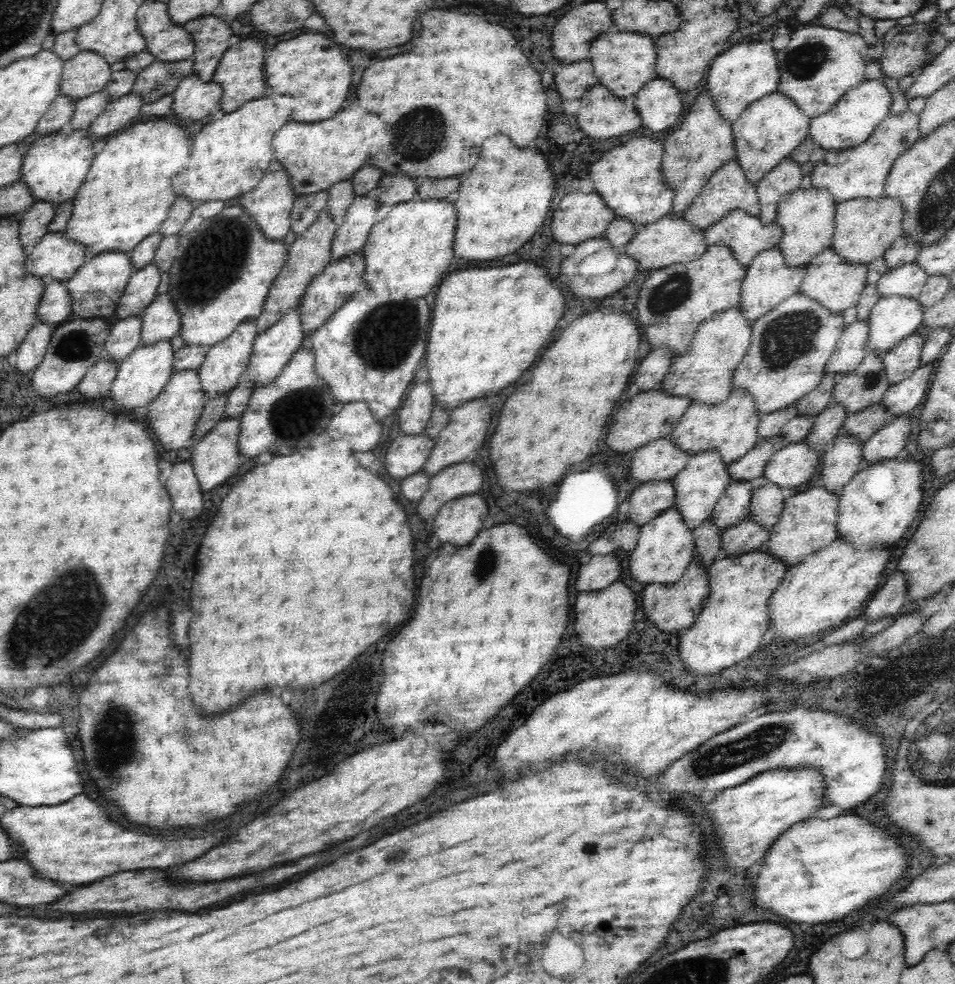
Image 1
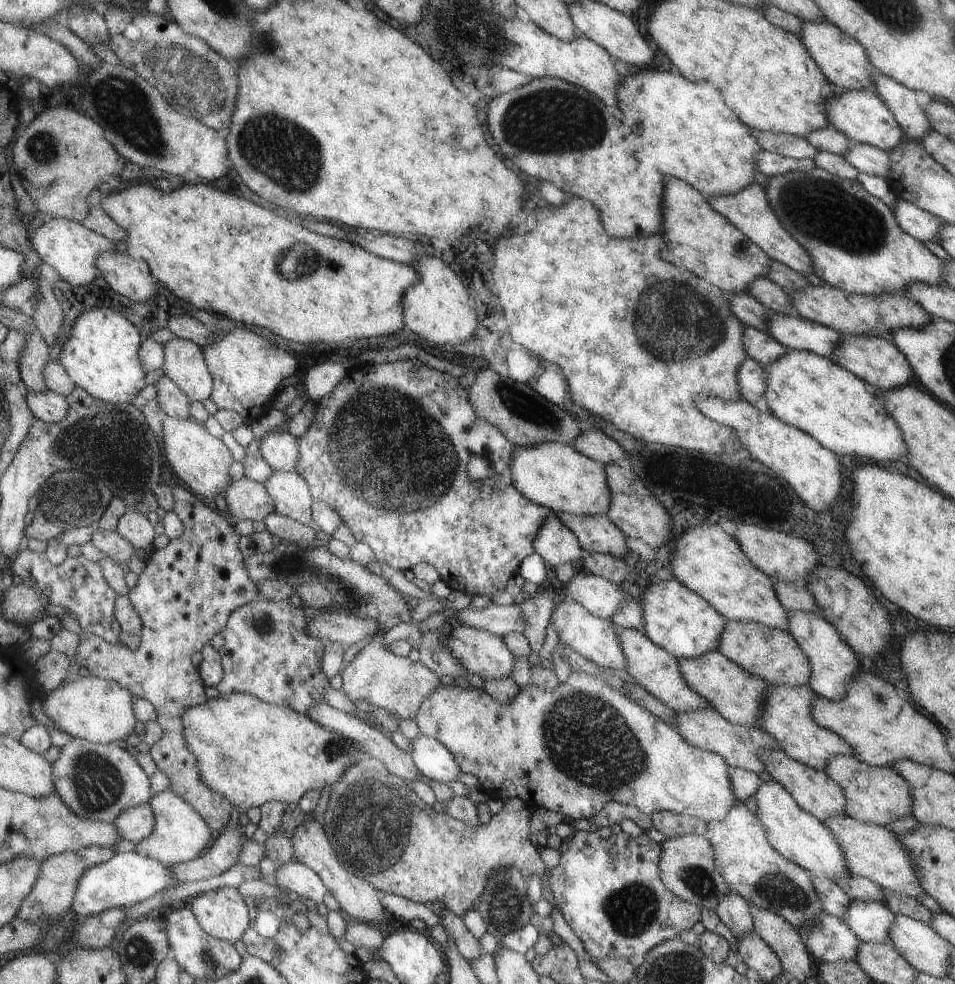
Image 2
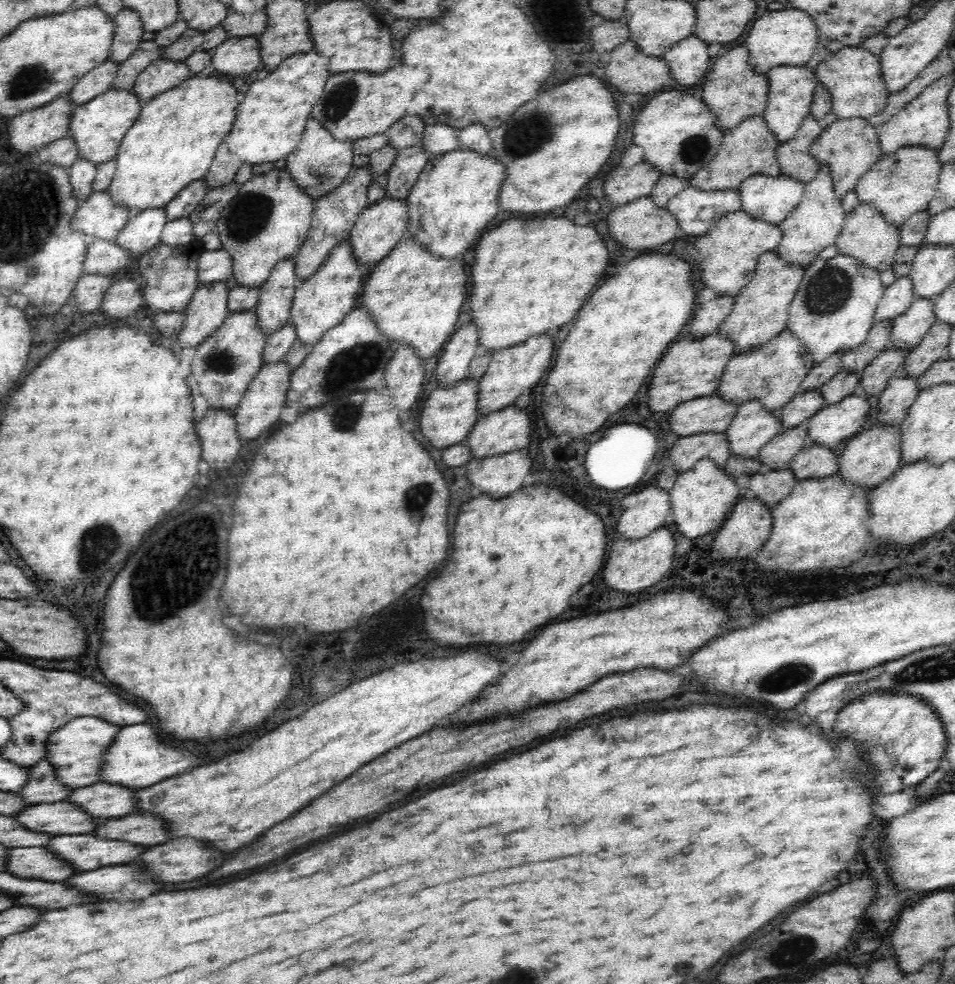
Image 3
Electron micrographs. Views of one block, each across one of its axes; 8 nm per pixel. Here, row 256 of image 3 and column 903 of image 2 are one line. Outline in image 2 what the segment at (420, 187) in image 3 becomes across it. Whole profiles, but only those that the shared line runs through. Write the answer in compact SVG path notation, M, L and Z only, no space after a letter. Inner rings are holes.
M787 349L785 354L769 361L762 368L761 380L764 382L764 402L770 408L771 414L789 426L806 431L811 438L826 446L827 450L873 462L887 462L895 456L905 454L906 444L903 434L891 415L887 414L881 399L863 379L840 367L831 359L811 351Z

